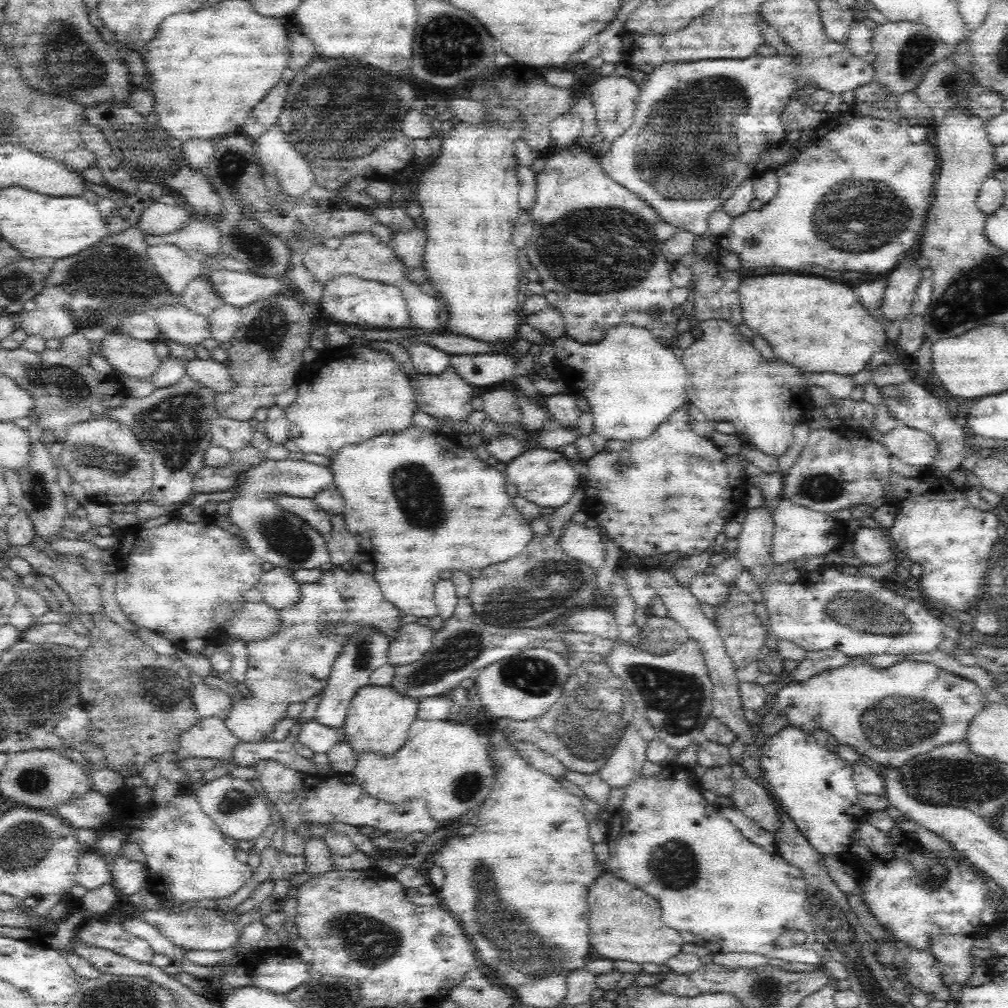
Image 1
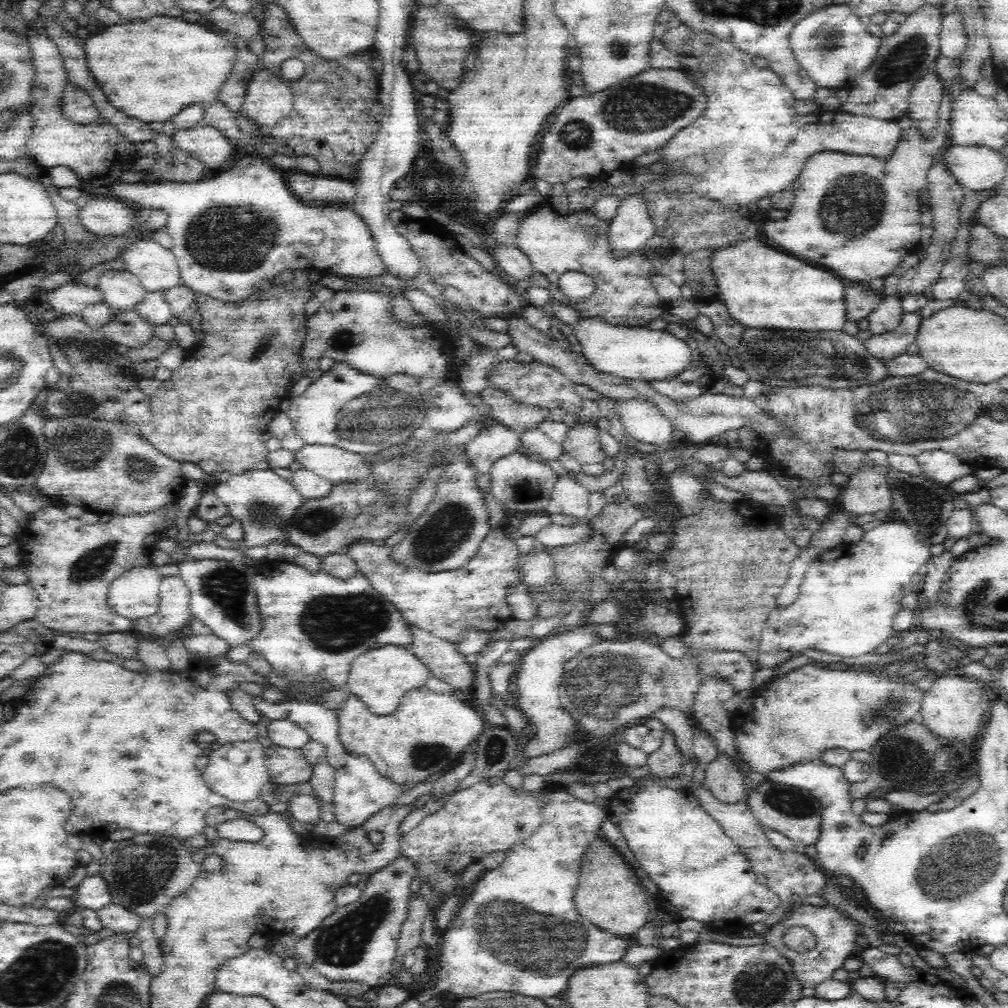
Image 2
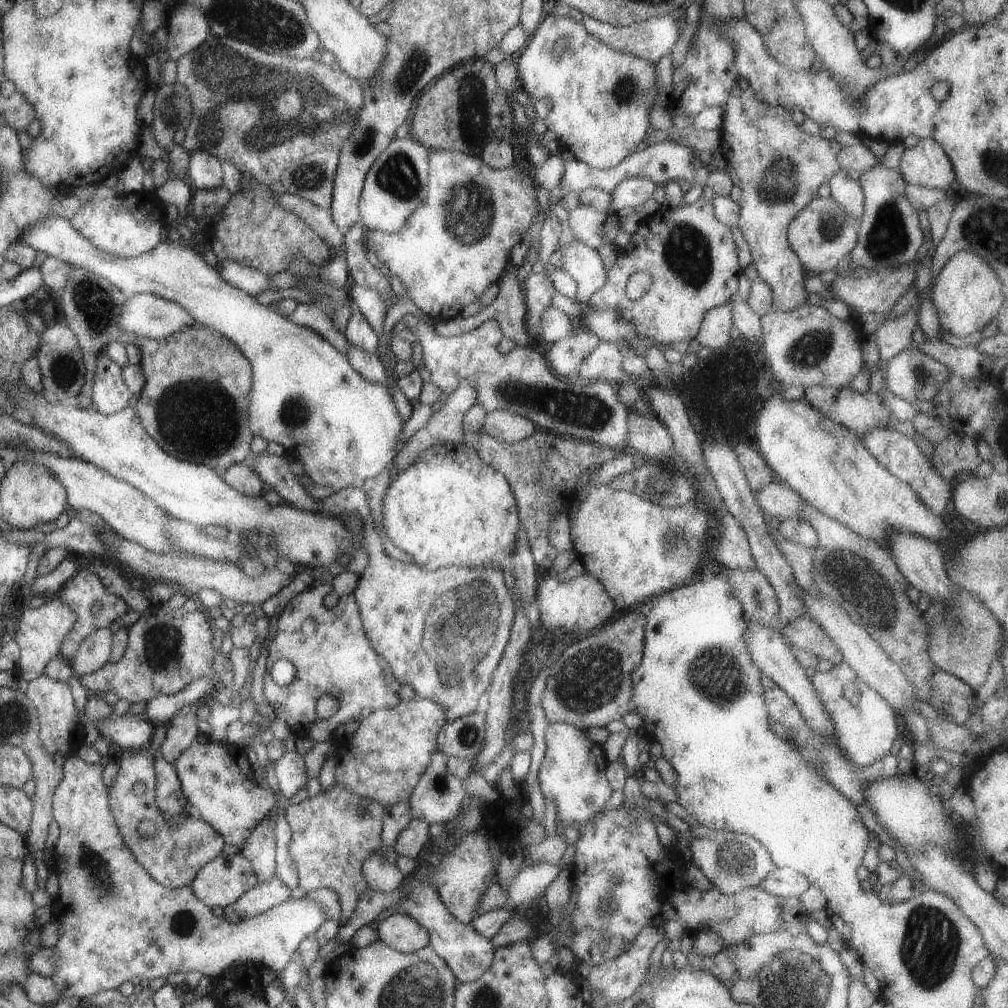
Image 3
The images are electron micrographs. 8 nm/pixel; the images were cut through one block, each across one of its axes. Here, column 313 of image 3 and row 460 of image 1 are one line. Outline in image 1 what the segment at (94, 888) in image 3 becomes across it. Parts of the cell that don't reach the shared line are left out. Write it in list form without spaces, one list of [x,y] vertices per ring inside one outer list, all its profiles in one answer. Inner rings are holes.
[[[902,424],[882,433],[881,442],[891,455],[897,456],[906,464],[923,467],[926,471],[938,456],[938,443],[933,436]]]

